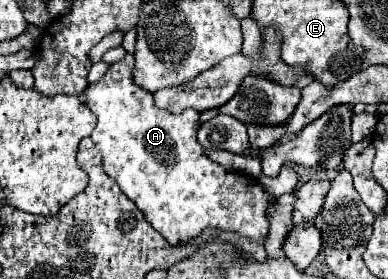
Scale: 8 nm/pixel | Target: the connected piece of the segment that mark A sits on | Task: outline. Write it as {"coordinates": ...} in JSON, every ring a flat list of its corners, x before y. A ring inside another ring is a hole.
{"coordinates":[[127,53,120,62,112,64,96,84,90,84,84,92,88,96,88,108,98,118,98,124,92,132,92,140,104,156,104,172,118,182,122,192,142,210,146,220,166,240,170,240,170,244,184,244,196,238,208,226,238,232,242,236,248,236,250,240,264,244,264,238,268,234,268,222,276,208,276,198,264,192,258,180,248,178,240,172,228,172,220,164,206,158,202,146,196,142,200,114,194,110,172,114,168,110,158,108,154,104,152,92,146,92,144,88,134,84,134,65,134,56]]}

